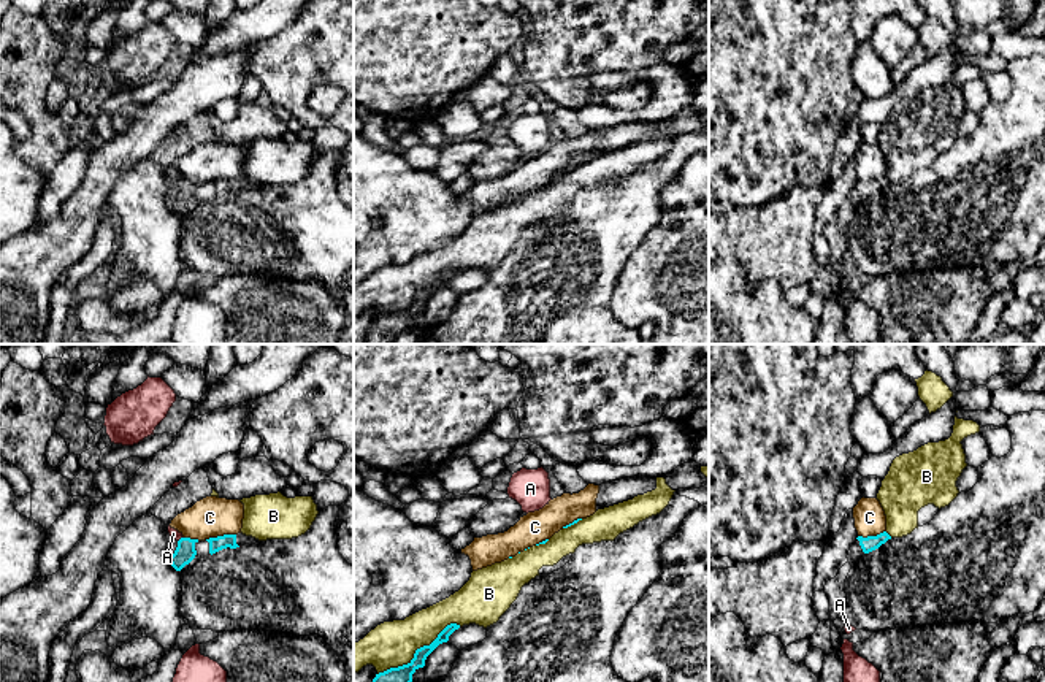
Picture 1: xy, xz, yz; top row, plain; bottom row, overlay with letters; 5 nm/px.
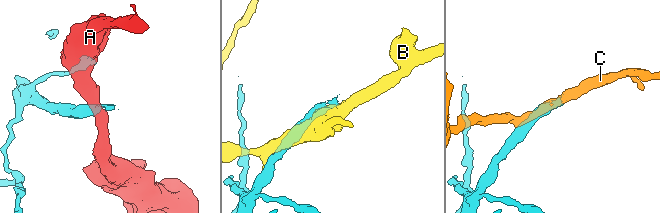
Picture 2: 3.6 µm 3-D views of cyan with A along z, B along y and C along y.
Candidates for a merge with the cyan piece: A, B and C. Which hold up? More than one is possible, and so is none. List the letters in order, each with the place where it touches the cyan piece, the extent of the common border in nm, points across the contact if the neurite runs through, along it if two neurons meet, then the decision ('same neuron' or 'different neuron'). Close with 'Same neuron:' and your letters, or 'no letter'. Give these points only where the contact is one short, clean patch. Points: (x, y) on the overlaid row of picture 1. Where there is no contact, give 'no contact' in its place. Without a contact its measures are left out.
A: contact xy (179, 540); length 40 nm; border xy (183, 536), (178, 541); different neuron
B: contact xz (417, 649); length 500 nm; different neuron
C: contact xy (221, 536); length 160 nm; different neuron
Same neuron: no letter

